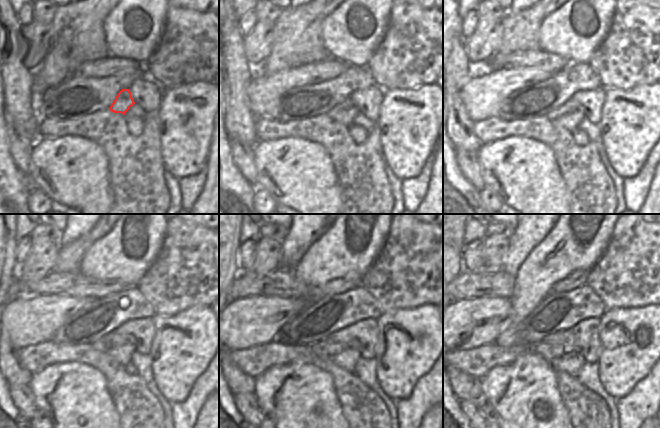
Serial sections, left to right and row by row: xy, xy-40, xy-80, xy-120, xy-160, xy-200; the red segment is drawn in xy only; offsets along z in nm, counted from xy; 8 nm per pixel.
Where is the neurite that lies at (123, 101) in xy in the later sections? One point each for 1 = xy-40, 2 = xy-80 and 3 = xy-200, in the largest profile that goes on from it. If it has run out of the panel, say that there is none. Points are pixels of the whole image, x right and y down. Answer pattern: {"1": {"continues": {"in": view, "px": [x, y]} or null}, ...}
{"1": {"continues": {"in": "xy-40", "px": [344, 112]}}, "2": {"continues": {"in": "xy-80", "px": [568, 115]}}, "3": {"continues": {"in": "xy-200", "px": [570, 363]}}}

